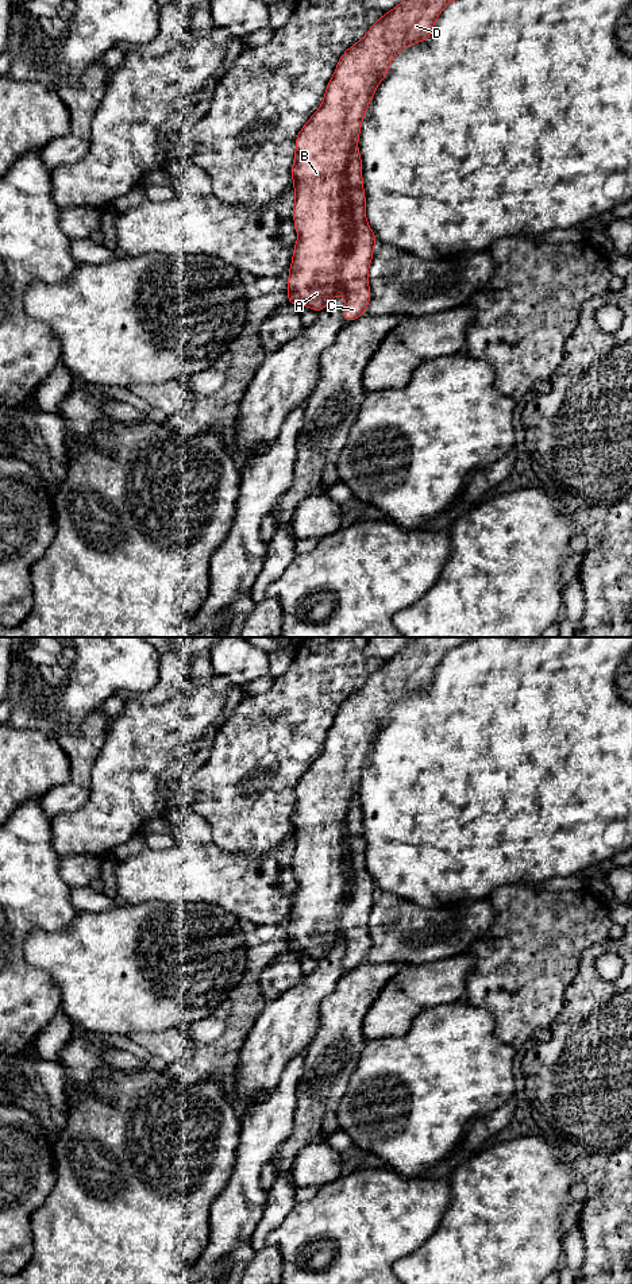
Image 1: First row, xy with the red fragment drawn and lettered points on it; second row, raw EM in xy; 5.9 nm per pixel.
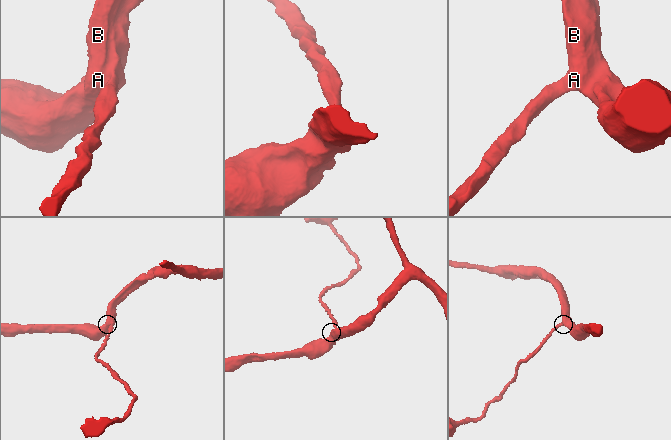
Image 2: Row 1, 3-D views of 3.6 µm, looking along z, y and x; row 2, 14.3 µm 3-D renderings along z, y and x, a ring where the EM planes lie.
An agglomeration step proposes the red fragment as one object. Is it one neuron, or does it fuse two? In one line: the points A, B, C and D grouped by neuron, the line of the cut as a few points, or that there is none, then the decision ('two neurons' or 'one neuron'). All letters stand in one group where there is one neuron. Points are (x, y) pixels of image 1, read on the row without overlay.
A B C D | no cut | one neuron

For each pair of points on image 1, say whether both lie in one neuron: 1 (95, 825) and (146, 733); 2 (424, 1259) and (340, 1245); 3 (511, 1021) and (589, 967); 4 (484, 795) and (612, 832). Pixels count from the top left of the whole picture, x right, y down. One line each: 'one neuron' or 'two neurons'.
1: one neuron
2: two neurons
3: two neurons
4: one neuron

